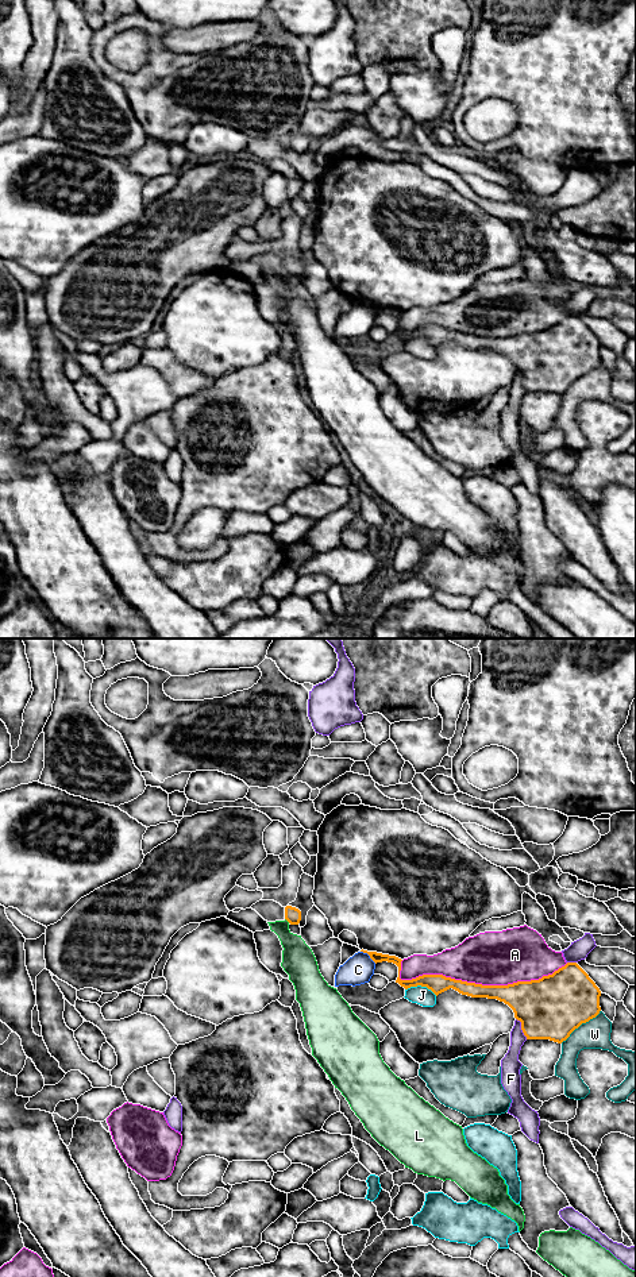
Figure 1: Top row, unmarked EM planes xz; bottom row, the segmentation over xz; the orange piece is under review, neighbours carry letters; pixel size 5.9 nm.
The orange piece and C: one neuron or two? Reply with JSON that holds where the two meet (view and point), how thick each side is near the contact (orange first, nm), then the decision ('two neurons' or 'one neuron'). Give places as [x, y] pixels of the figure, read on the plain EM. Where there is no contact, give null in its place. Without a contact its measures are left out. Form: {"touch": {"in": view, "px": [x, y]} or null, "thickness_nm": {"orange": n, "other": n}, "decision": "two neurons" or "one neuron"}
{"touch": {"in": "xz", "px": [369, 307]}, "thickness_nm": {"orange": 60, "other": 180}, "decision": "two neurons"}

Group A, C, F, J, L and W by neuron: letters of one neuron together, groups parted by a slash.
A / C / F / J / L / W

